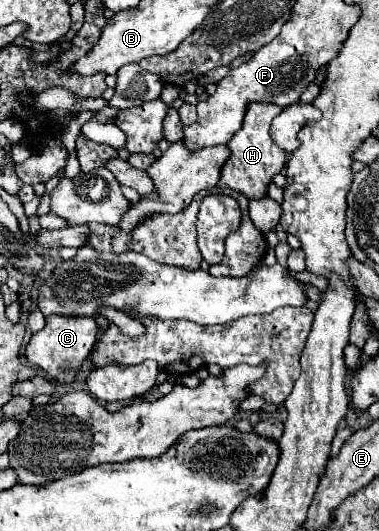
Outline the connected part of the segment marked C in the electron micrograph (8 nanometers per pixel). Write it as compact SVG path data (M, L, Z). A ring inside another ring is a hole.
M49 315L45 321L47 321L47 325L39 333L33 333L31 341L27 343L25 357L31 365L37 365L39 369L43 369L57 383L73 383L79 367L83 365L85 357L91 353L95 341L97 341L97 333L99 333L97 321L93 317L65 317L65 315Z

